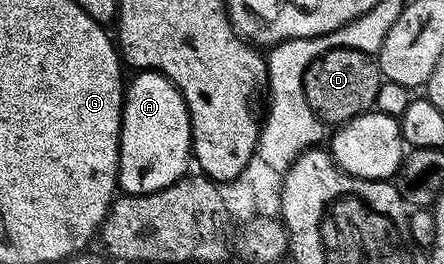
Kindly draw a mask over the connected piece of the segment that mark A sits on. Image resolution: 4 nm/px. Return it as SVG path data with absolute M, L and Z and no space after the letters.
M141 71L133 82L128 82L123 93L121 107L121 154L119 155L119 171L117 184L122 194L154 193L163 187L171 187L180 177L186 176L188 165L191 165L191 146L193 128L189 126L189 112L185 106L183 95L175 85L170 83L162 73Z

